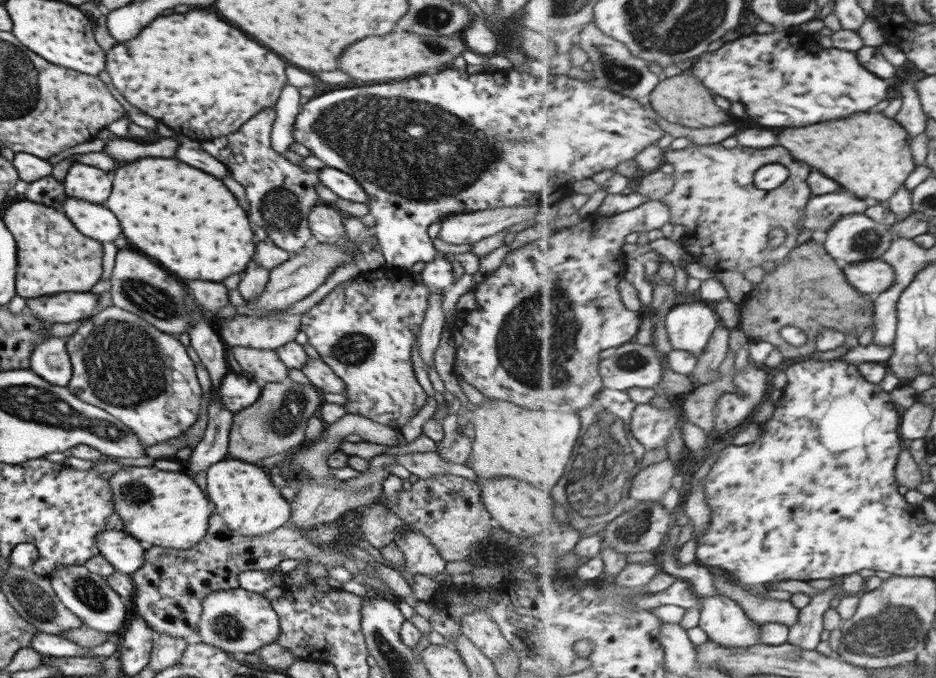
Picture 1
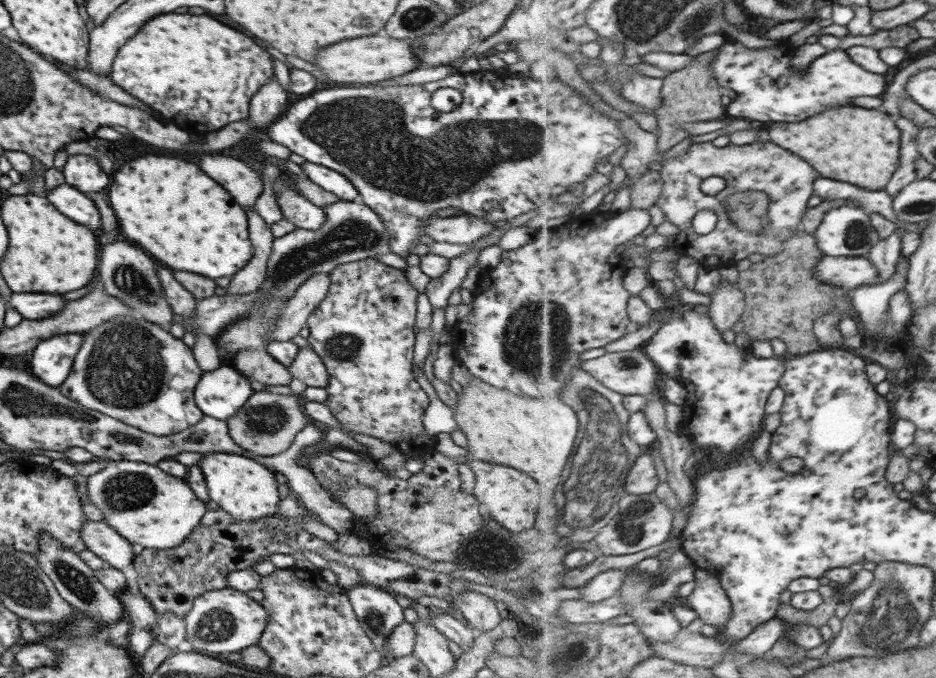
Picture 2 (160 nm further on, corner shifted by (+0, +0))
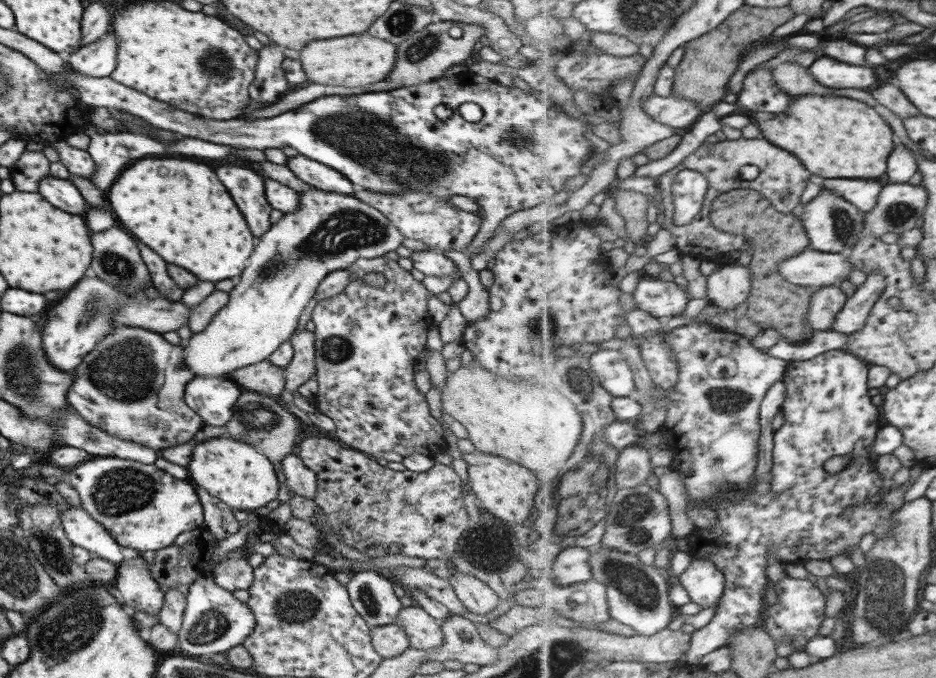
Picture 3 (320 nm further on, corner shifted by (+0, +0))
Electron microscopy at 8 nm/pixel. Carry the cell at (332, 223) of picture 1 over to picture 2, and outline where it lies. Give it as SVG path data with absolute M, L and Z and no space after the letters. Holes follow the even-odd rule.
M295 191L279 192L275 202L282 216L297 228L315 230L324 221L322 207L311 204Z

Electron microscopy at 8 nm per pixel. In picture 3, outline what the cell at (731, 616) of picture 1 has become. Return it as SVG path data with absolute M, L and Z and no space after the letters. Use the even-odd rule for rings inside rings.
M695 557L689 568L678 576L695 604L701 608L718 608L726 589L726 576L709 557Z

